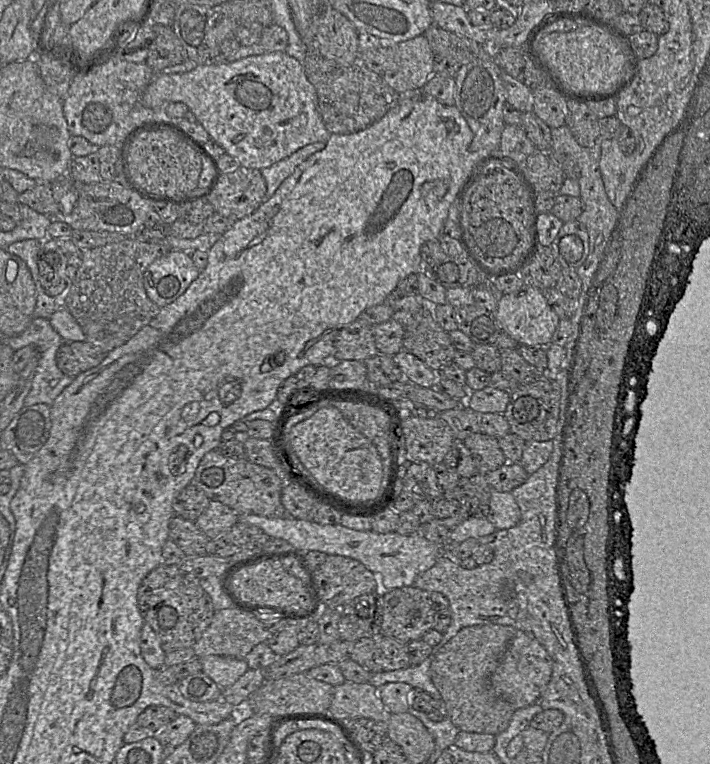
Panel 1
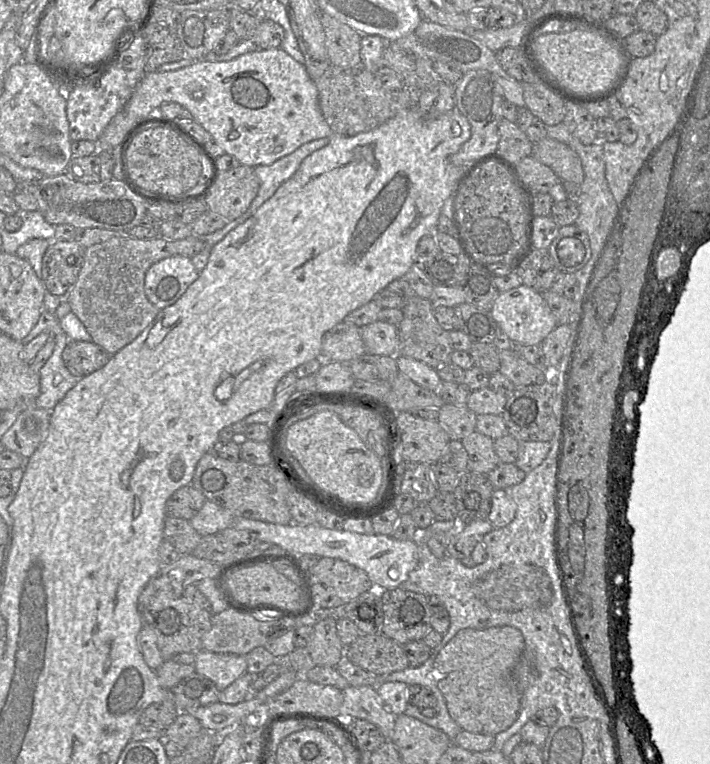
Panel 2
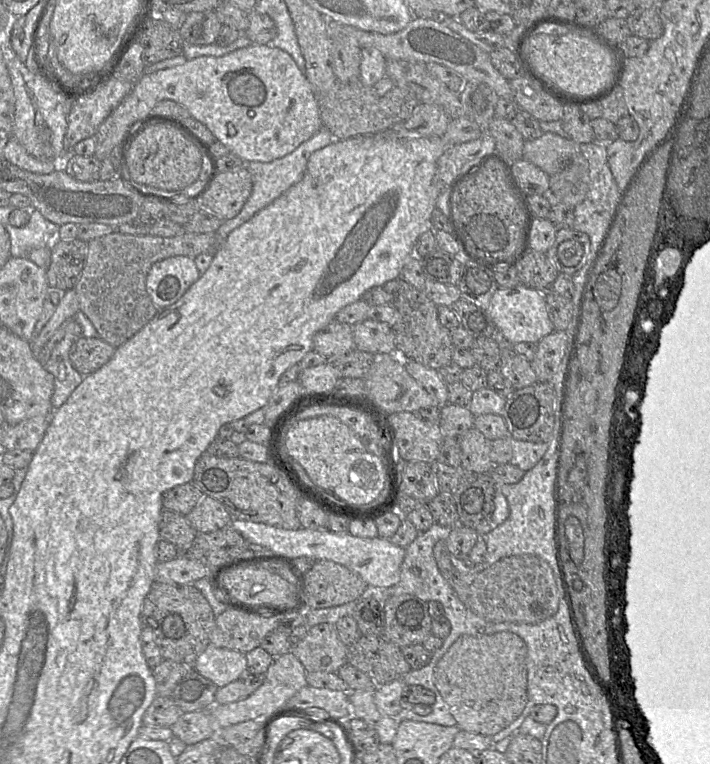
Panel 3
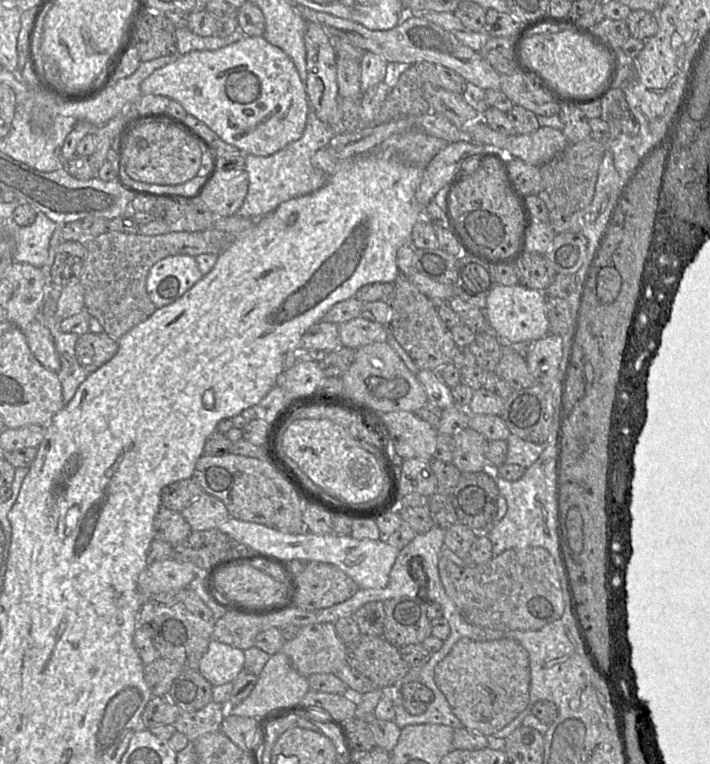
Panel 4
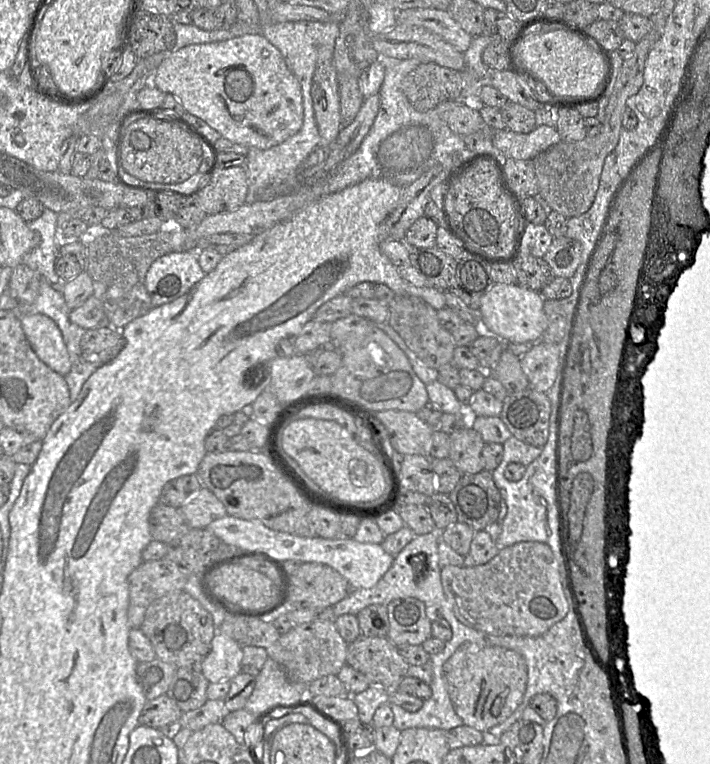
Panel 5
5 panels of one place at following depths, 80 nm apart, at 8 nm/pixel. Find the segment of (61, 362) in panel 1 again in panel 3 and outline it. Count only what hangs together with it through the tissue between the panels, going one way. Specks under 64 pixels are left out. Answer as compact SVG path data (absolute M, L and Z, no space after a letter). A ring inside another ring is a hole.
M80 336L70 347L69 359L76 371L87 376L107 363L115 349L100 337Z

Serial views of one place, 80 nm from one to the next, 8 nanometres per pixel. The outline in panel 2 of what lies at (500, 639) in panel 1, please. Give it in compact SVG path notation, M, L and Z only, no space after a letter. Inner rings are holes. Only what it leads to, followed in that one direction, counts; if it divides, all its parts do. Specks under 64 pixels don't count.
M511 626L462 629L441 649L434 662L434 680L461 730L495 736L515 722L522 694L512 686L511 674L524 650L521 632Z

